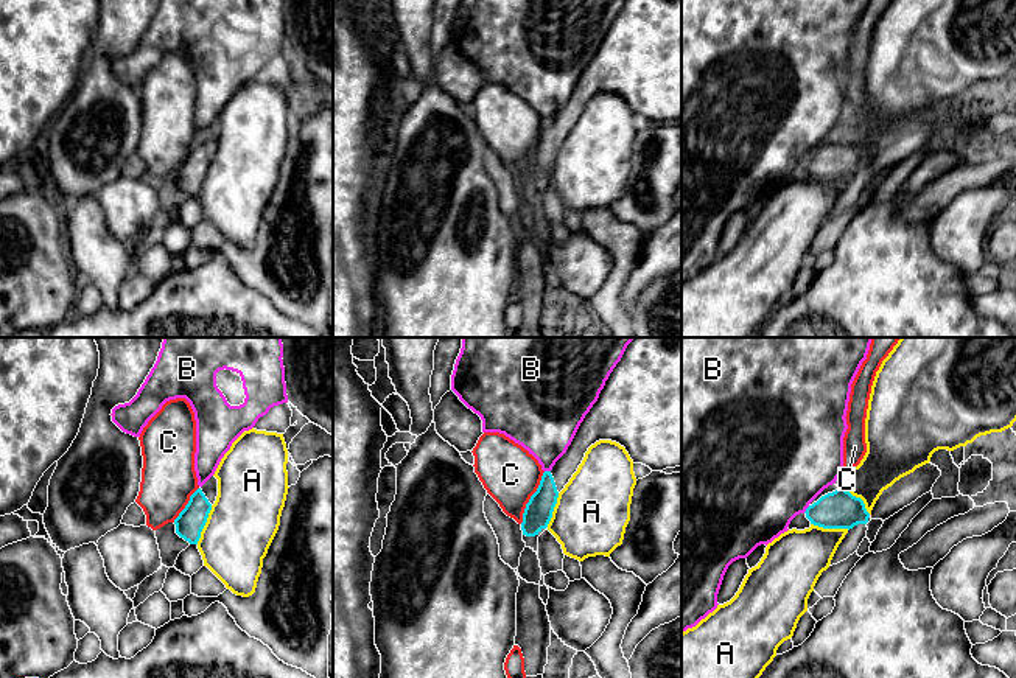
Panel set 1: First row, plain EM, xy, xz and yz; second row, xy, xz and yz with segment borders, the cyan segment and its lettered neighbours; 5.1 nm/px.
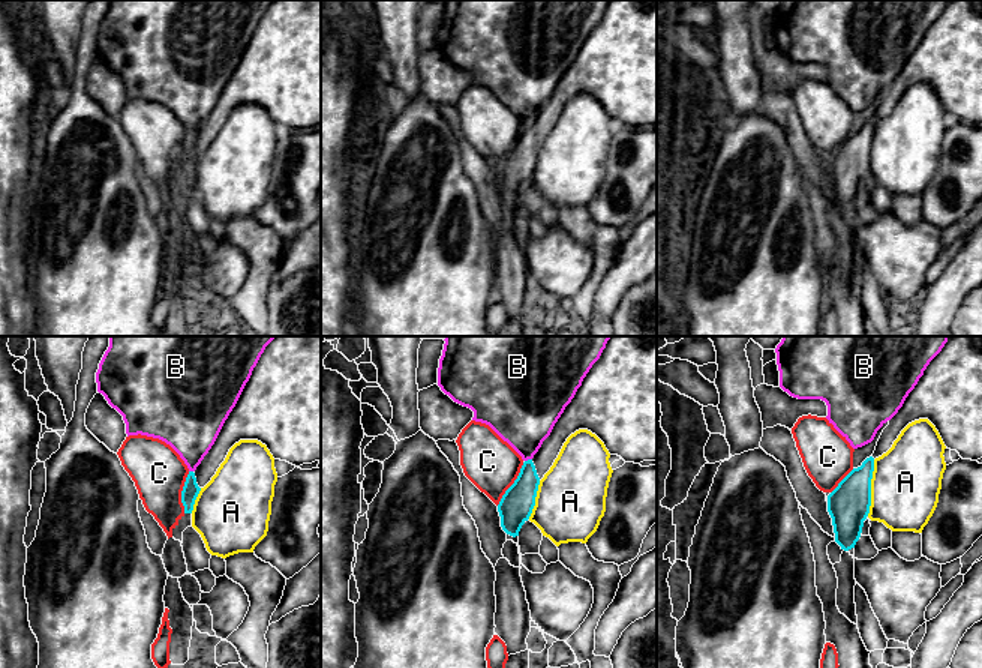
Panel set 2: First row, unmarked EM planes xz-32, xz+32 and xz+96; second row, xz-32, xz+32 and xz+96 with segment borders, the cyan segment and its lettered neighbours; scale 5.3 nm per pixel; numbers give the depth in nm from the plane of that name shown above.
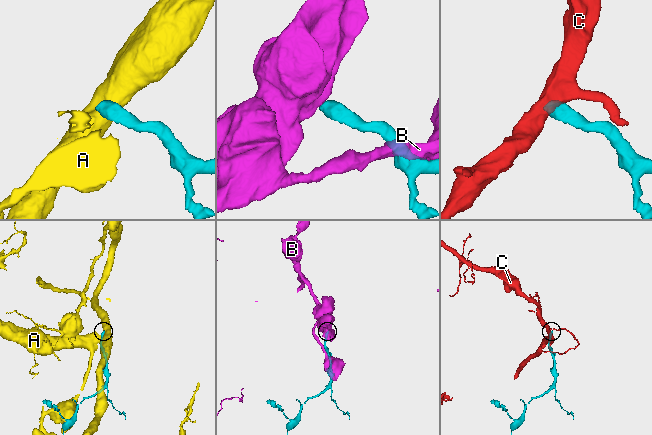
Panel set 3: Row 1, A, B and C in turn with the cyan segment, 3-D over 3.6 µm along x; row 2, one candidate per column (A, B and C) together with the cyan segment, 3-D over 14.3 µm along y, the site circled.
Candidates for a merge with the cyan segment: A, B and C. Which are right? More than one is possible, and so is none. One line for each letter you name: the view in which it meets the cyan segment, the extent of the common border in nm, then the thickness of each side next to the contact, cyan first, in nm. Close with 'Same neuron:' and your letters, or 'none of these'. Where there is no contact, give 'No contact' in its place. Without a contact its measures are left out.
Same neuron: none of these

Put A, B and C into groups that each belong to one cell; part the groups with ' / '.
A / B / C

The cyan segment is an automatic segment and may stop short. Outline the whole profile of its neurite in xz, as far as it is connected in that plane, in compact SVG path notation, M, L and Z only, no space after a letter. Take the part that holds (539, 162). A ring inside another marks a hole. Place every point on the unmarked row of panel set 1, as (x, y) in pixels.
M625 0L566 104L551 123L543 124L523 165L523 187L535 188L548 179L559 145L577 123L588 100L599 92L619 95L633 115L652 123L681 118L681 0Z

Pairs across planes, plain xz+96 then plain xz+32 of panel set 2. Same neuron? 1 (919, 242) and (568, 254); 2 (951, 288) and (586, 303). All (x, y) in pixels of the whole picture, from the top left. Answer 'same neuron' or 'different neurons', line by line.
1: same neuron
2: different neurons

